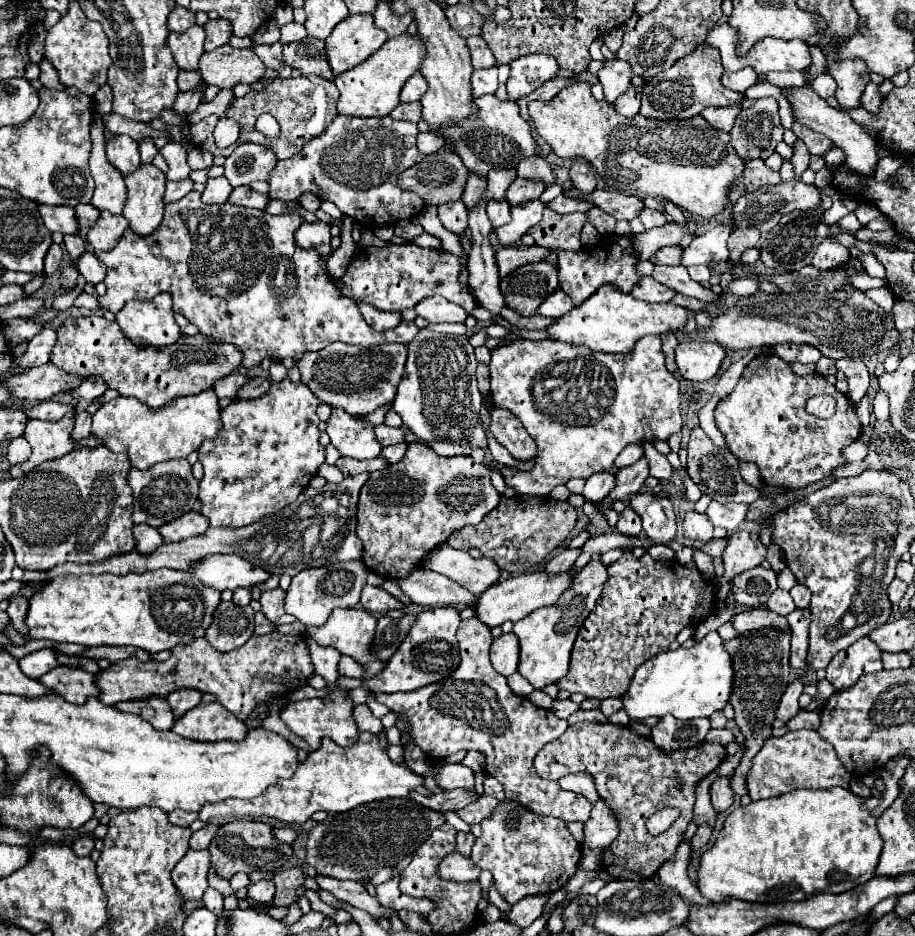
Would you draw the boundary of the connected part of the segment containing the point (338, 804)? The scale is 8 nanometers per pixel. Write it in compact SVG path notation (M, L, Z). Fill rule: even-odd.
M364 731L360 733L354 747L340 747L330 739L322 739L320 749L308 753L306 761L298 763L298 769L290 779L278 779L278 783L270 785L264 795L250 801L228 799L222 805L216 805L216 815L238 819L270 817L286 825L302 825L316 811L344 813L362 803L406 797L412 789L422 793L426 791L422 787L422 777L412 773L408 767L394 763L378 745L378 737Z

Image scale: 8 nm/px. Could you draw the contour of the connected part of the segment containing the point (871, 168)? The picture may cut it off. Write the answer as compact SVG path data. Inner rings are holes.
M810 46L810 53L812 56L812 65L809 68L810 77L807 84L800 88L792 88L792 95L788 97L790 103L794 105L794 117L806 125L808 129L816 131L816 133L822 133L826 135L836 147L840 147L844 151L844 157L846 157L846 167L858 175L864 175L864 177L872 177L878 169L878 161L880 161L880 155L878 155L878 143L858 125L850 119L850 115L846 111L840 111L840 109L832 109L818 93L814 93L810 89L810 83L818 75L826 71L826 60L822 50L818 46Z

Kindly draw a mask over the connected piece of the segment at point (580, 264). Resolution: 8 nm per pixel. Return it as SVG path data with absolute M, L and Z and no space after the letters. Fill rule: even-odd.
M600 237L600 241L592 249L580 249L580 251L562 251L558 253L558 279L560 289L574 301L574 305L580 305L584 299L588 299L600 285L612 283L622 293L630 293L632 287L638 283L636 265L638 257L634 253L630 237Z

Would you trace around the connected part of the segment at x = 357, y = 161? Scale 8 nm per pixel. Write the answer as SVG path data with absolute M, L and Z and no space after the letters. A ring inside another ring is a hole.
M338 115L330 127L310 139L300 153L296 153L292 159L284 159L276 163L276 169L270 173L270 199L280 199L280 201L294 201L302 193L310 191L318 195L320 199L332 201L344 215L354 219L358 225L366 229L382 227L382 225L394 225L400 219L414 217L422 211L424 201L418 195L412 195L410 191L404 191L398 187L396 179L398 175L422 161L426 155L418 151L416 147L416 133L418 127L408 121L396 121L392 117L350 117L350 115Z

